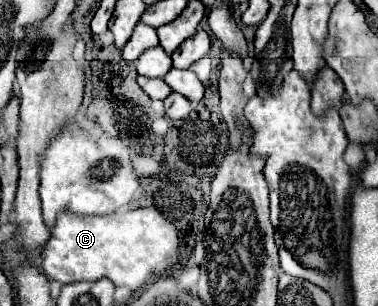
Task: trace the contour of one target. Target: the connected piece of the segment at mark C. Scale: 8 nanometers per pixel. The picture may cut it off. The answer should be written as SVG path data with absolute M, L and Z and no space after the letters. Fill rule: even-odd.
M156 208L84 218L62 212L52 228L52 238L44 246L40 270L62 284L110 278L114 286L138 290L152 284L178 262L178 246L180 238L176 226Z

